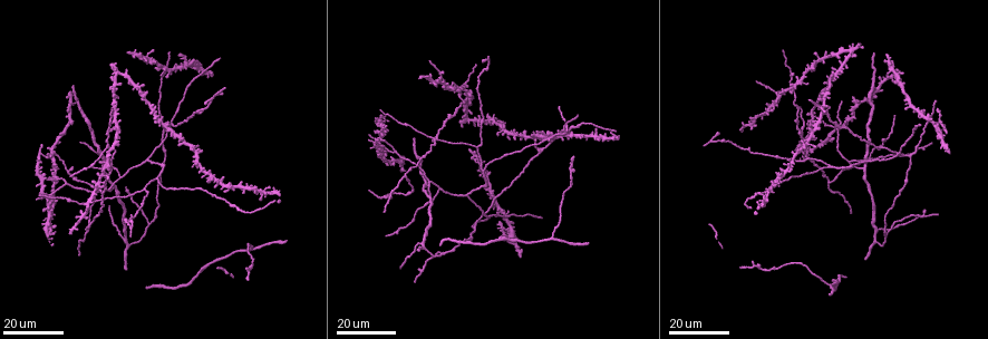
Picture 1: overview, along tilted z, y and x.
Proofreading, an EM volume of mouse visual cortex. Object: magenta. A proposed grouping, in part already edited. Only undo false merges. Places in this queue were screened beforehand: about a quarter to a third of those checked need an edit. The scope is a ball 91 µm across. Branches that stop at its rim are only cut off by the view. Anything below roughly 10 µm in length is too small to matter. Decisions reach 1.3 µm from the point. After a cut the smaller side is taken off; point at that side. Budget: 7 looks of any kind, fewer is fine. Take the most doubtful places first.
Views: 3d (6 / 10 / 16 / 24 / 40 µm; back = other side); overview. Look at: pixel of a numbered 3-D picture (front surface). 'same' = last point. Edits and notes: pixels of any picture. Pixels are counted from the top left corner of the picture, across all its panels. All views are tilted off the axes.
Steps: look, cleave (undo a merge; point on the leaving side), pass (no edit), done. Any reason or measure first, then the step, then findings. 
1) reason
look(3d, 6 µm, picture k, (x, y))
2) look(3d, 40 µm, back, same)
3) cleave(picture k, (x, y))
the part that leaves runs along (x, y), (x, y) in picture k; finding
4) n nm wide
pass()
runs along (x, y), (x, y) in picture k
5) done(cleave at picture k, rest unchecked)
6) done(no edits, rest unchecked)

a fork
look(3d, 24 µm, picture 1, (439, 188))

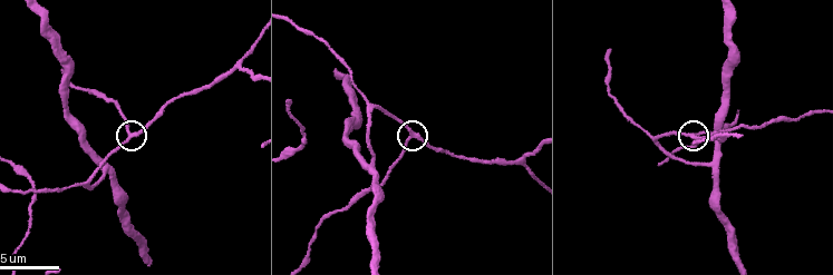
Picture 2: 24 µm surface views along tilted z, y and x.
look(3d, 6 µm, picture 2, (413, 135))

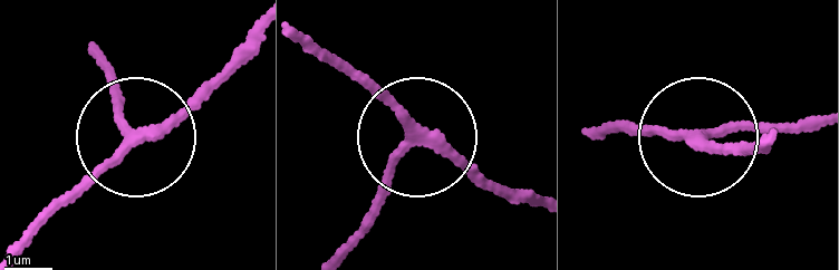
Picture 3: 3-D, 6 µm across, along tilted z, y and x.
side arm 31 µm
pass()
runs along (254, 45), (145, 136), (119, 115), (118, 90), (94, 64) in picture 3; all the same neuron

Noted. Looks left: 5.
look(3d, 6 µm, picture 2, (369, 107))

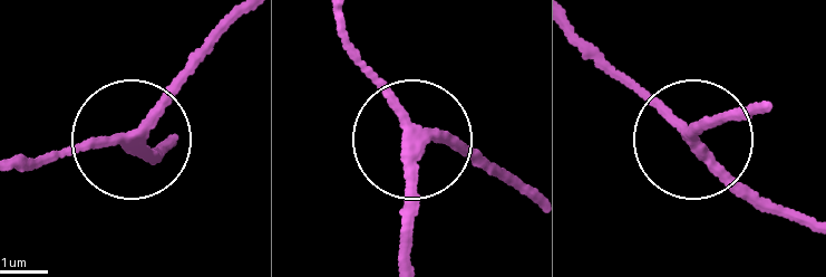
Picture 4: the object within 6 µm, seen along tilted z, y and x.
3 arms
pass()
continuous, no second neuron

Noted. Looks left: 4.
arms part here
look(3d, 16 µm, picture 1, (830, 168))

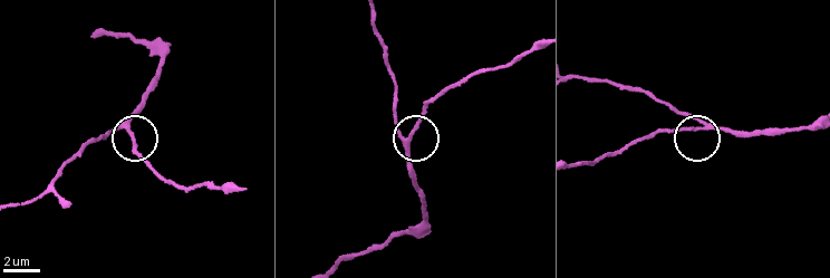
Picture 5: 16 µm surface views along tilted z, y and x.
look(3d, 6 µm, picture 5, (704, 127))

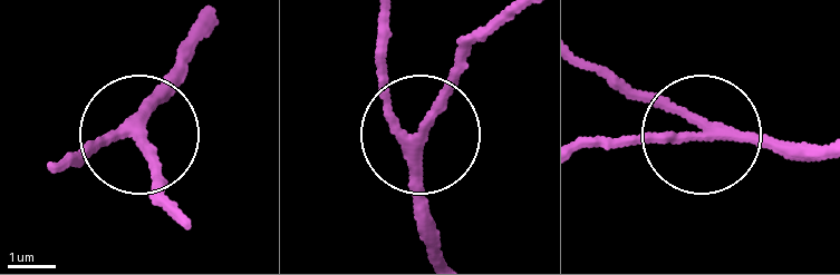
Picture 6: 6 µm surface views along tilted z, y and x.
side arm 60 µm
pass()
runs along (195, 27), (137, 136), (155, 188), (177, 209) in picture 6; one neuron here

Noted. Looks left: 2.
done(no edits, rest unchecked)

